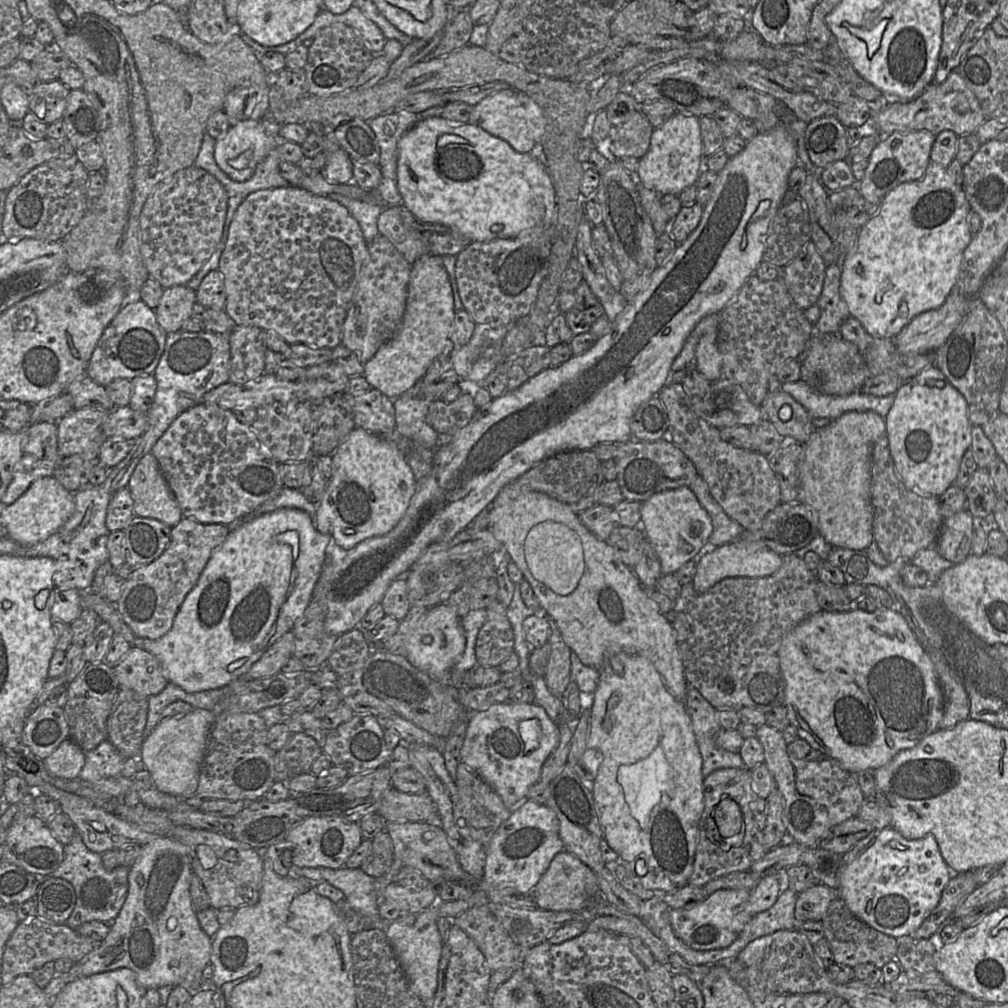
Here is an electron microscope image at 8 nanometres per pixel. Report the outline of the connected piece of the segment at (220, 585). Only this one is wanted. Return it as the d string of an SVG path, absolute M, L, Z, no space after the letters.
M281 508L244 523L231 531L226 540L214 550L197 583L181 604L171 629L158 640L135 637L131 646L144 649L153 654L160 662L169 682L179 686L188 693L223 688L242 678L278 638L288 631L291 632L295 622L305 612L311 600L315 584L320 577L326 559L326 548L331 538L331 536L322 534L316 529L313 517L305 511L295 508Z

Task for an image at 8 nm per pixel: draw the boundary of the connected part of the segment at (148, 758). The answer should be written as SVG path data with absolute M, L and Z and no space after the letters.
M194 709L187 714L161 719L145 738L139 753L156 789L180 798L196 796L200 768L215 719L214 712L204 709Z

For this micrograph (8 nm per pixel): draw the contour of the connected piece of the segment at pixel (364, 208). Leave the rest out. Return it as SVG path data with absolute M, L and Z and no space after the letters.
M376 191L376 201L363 201L363 200L352 199L336 193L331 193L327 195L327 197L338 202L339 204L348 209L350 214L359 224L362 235L367 244L375 239L375 237L378 235L378 228L377 228L378 217L381 211L385 207L388 207L381 203L380 198L377 198L377 191Z

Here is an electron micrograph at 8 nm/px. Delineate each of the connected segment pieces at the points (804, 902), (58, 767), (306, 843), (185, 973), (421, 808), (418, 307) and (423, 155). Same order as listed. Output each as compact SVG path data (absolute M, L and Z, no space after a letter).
M820 883L798 893L794 911L795 919L822 921L831 901L837 897L837 889Z
M67 738L42 761L52 776L70 780L79 777L85 757L85 752L71 738Z
M339 816L305 817L292 827L285 839L290 845L290 855L295 866L332 869L345 866L362 840L359 823Z
M159 837L143 846L128 877L128 893L118 916L112 922L107 937L68 972L74 977L127 968L135 972L138 984L147 989L162 986L179 986L187 978L202 975L210 963L212 938L201 928L190 896L190 879L193 874L190 855L184 845L169 837Z
M390 788L377 812L384 822L425 822L441 826L438 809L426 792L407 794Z
M427 253L411 267L406 308L393 337L364 364L363 377L389 399L410 391L446 348L455 316L452 286L441 256Z
M441 116L429 117L417 123L398 142L397 188L402 196L402 205L424 225L442 225L458 232L471 242L489 242L495 239L512 239L524 231L544 234L557 220L556 192L546 167L532 151L519 153L506 141L489 134L482 128L466 123L452 123Z

